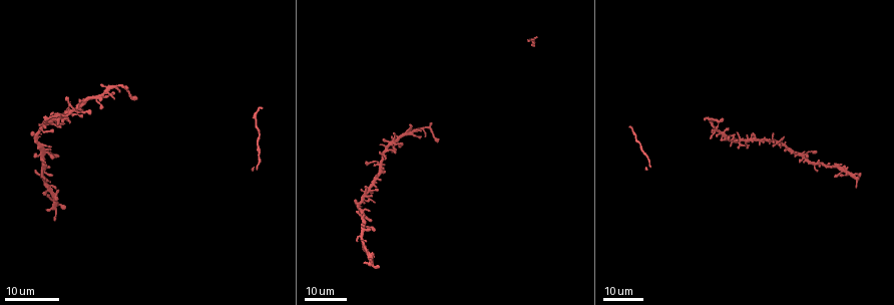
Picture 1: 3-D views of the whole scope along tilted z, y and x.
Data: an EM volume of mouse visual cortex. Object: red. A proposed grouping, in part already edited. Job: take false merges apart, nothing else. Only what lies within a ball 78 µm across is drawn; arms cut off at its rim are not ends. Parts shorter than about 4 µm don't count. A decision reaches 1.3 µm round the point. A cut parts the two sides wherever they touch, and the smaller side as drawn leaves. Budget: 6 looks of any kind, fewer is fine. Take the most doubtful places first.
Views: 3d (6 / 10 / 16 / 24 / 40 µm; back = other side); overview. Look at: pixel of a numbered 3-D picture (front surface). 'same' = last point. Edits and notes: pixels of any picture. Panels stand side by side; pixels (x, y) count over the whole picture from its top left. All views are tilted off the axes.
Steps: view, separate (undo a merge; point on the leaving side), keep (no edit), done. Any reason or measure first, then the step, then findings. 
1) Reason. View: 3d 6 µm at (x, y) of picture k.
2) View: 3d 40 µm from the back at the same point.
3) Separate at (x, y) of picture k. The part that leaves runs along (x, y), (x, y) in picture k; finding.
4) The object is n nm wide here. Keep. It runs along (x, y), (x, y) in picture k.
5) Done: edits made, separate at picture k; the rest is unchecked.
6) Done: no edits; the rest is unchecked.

View: 3d 24 µm at (100, 94) of picture 1.

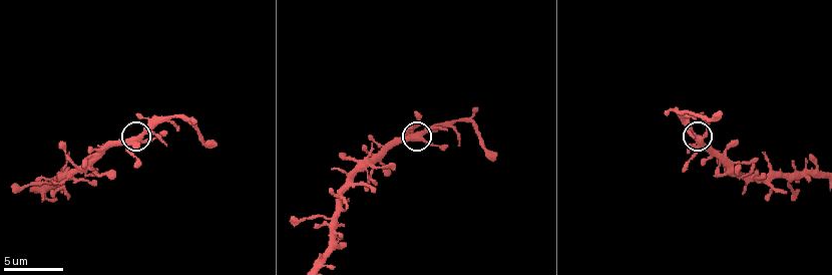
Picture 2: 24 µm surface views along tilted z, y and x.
Closer look. View: 3d 6 µm at (693, 144) of picture 2.

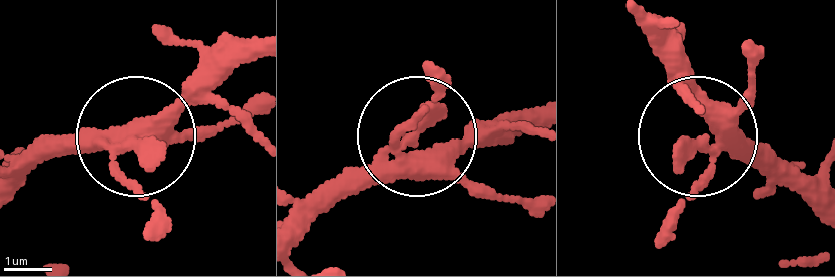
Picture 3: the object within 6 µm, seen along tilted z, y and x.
Keep. It runs along (728, 128), (704, 132), (790, 166) in picture 3; continuous, no second cell.

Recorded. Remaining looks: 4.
Four or more arms meet. View: 3d 16 µm at (49, 181) of picture 2.

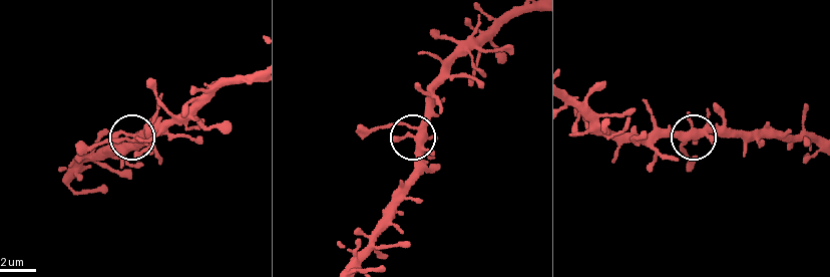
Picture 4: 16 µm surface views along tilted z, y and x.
Keep. It runs along (509, 16), (455, 61), (415, 132), (397, 121), (376, 125) in picture 4; one cell here.

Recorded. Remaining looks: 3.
Three arms meet. View: 3d 24 µm at (834, 168) of picture 1.

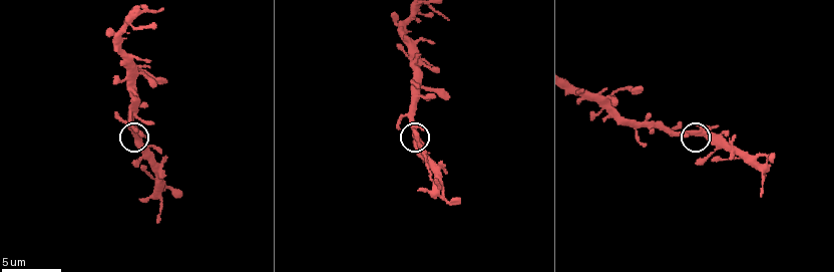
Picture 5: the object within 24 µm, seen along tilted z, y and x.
View: 3d 6 µm at (137, 136) of picture 5.

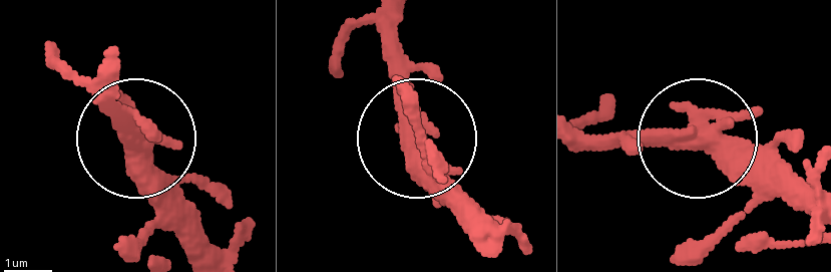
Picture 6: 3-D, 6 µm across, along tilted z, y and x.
Keep. All the same cell.

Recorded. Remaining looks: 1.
Done: no edits; the rest is unchecked.

